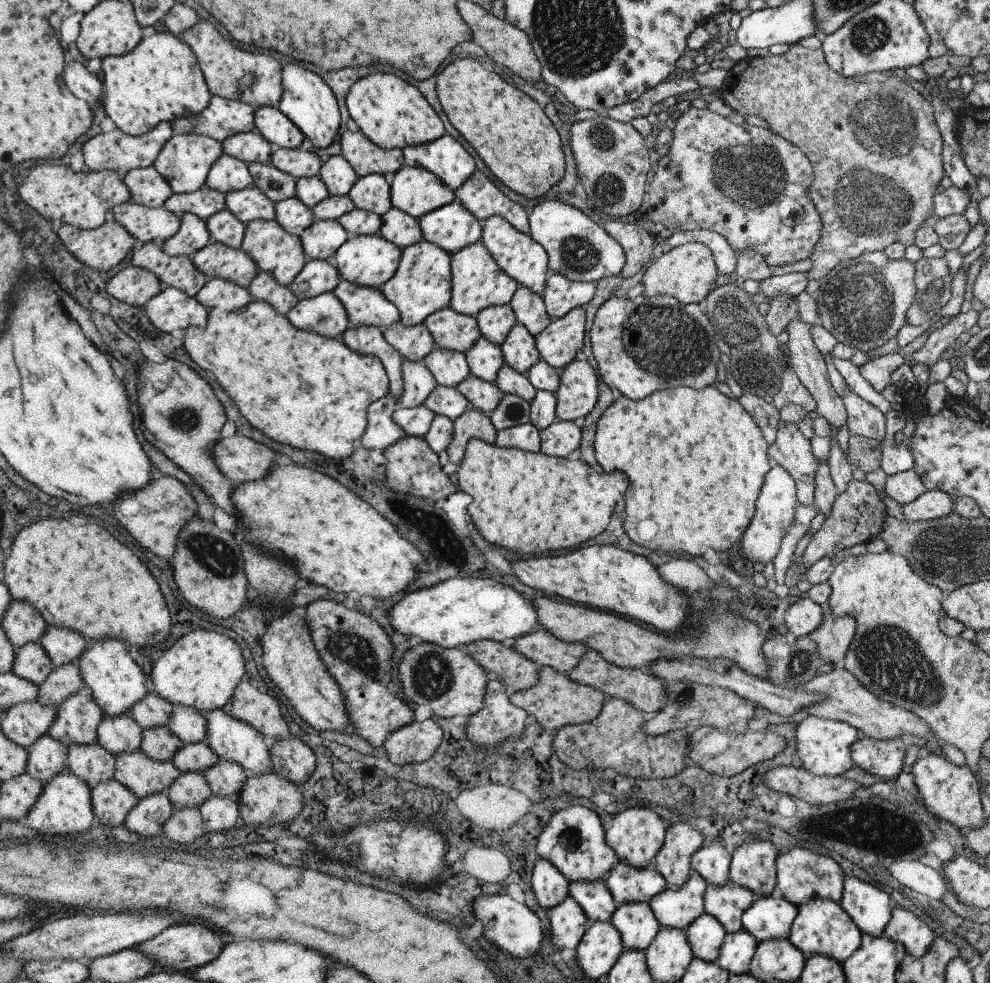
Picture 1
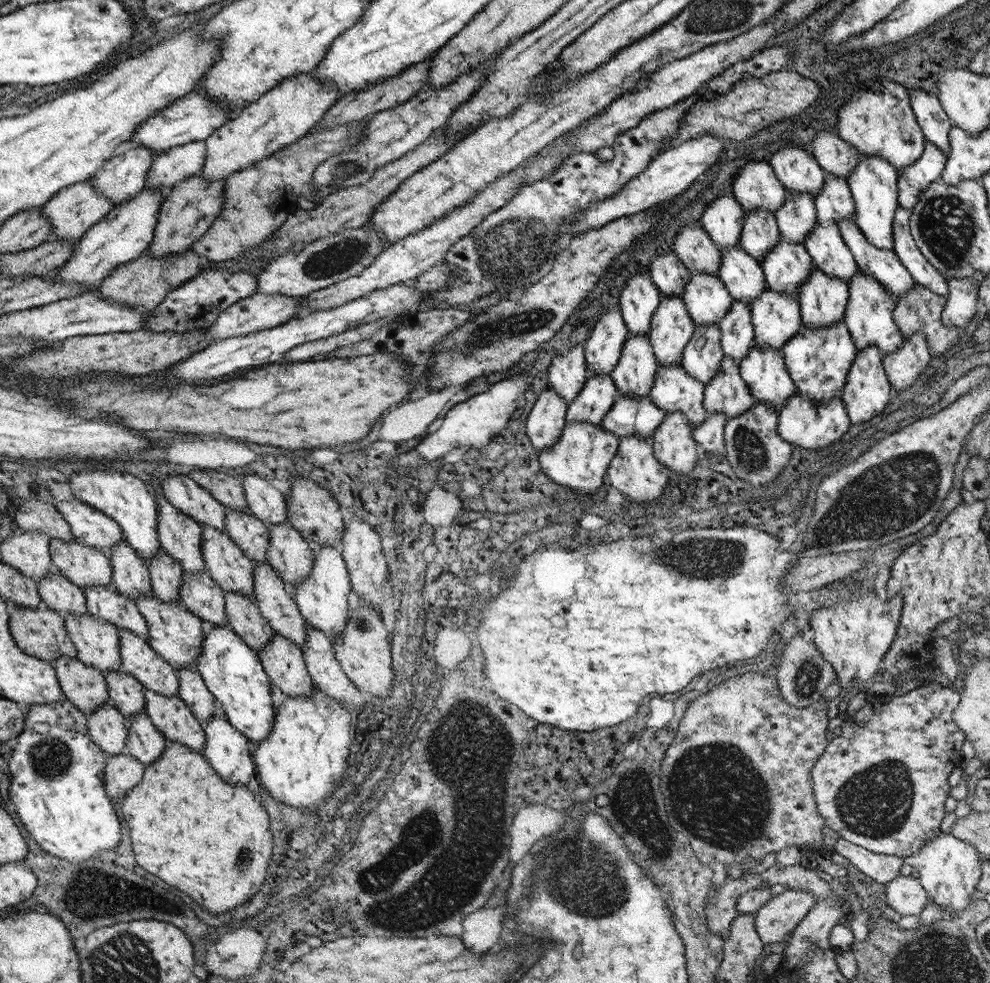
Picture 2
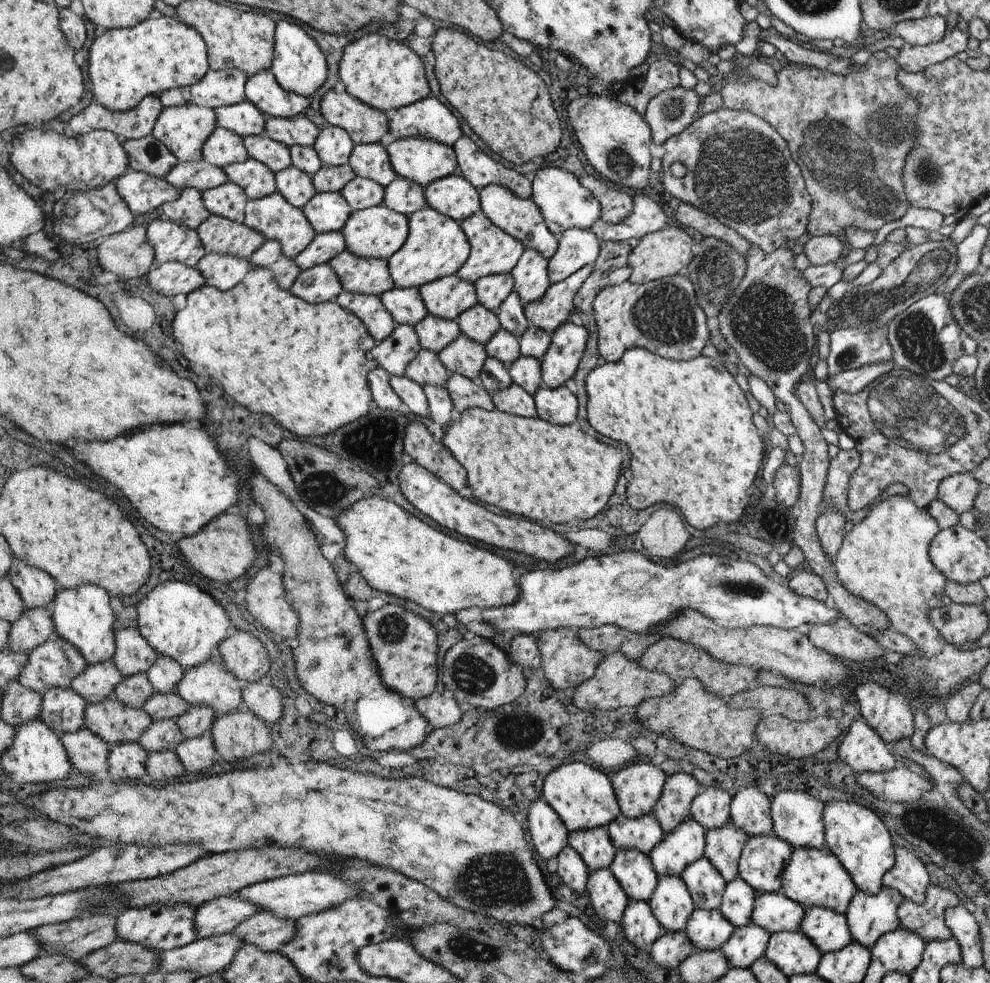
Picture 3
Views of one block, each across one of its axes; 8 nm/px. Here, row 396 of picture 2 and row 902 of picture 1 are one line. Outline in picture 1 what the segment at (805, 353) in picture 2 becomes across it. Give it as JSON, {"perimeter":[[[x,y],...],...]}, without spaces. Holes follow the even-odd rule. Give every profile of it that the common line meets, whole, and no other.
{"perimeter":[[[811,898],[805,906],[799,906],[799,914],[795,922],[791,924],[791,934],[787,940],[805,954],[805,958],[811,956],[827,956],[833,958],[835,962],[843,964],[849,960],[863,942],[863,934],[859,932],[857,924],[851,920],[851,916],[841,908],[841,904],[835,904],[831,900],[821,900],[821,898]]]}

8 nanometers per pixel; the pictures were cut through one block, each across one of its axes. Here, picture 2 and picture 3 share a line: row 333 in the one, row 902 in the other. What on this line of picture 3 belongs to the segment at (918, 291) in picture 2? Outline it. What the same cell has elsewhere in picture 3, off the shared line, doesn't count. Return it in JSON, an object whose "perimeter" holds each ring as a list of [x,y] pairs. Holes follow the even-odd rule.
{"perimeter":[[[929,882],[923,904],[915,904],[913,900],[899,902],[897,918],[899,926],[919,934],[925,942],[929,940],[947,940],[951,938],[951,928],[945,924],[945,910],[959,906],[959,900],[953,892],[933,886]]]}

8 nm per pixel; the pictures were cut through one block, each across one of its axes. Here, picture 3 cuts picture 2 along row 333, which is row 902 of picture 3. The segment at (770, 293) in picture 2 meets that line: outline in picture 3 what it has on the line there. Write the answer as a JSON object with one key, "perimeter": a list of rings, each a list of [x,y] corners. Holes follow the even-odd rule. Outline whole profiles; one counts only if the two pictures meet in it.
{"perimeter":[[[779,892],[757,894],[751,924],[763,926],[769,934],[775,932],[799,932],[805,910],[795,900]]]}

